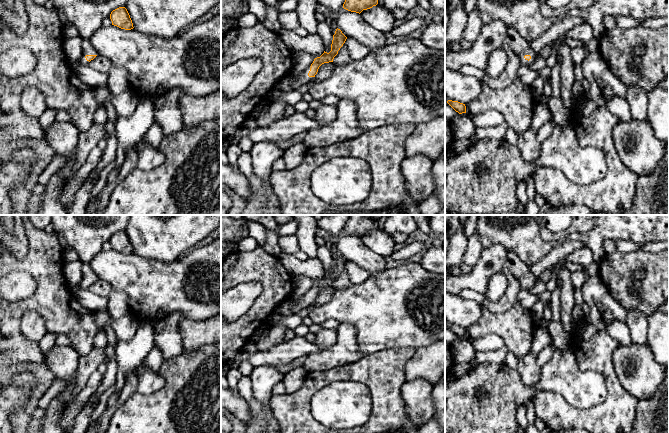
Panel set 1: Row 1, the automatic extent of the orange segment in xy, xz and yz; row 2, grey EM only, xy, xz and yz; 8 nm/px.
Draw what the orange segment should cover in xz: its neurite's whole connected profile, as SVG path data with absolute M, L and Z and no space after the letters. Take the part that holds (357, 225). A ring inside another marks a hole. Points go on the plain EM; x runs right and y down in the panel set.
M350 215L343 232L356 237L361 237L378 228L378 221L368 215Z

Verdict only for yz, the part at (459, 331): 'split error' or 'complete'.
complete

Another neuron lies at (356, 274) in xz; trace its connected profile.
M348 261L345 270L352 284L363 283L370 277L370 273L352 261Z

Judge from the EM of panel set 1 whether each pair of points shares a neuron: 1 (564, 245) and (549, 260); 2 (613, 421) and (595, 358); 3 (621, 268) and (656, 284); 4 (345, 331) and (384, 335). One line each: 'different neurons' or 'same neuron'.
1: same neuron
2: same neuron
3: same neuron
4: different neurons

